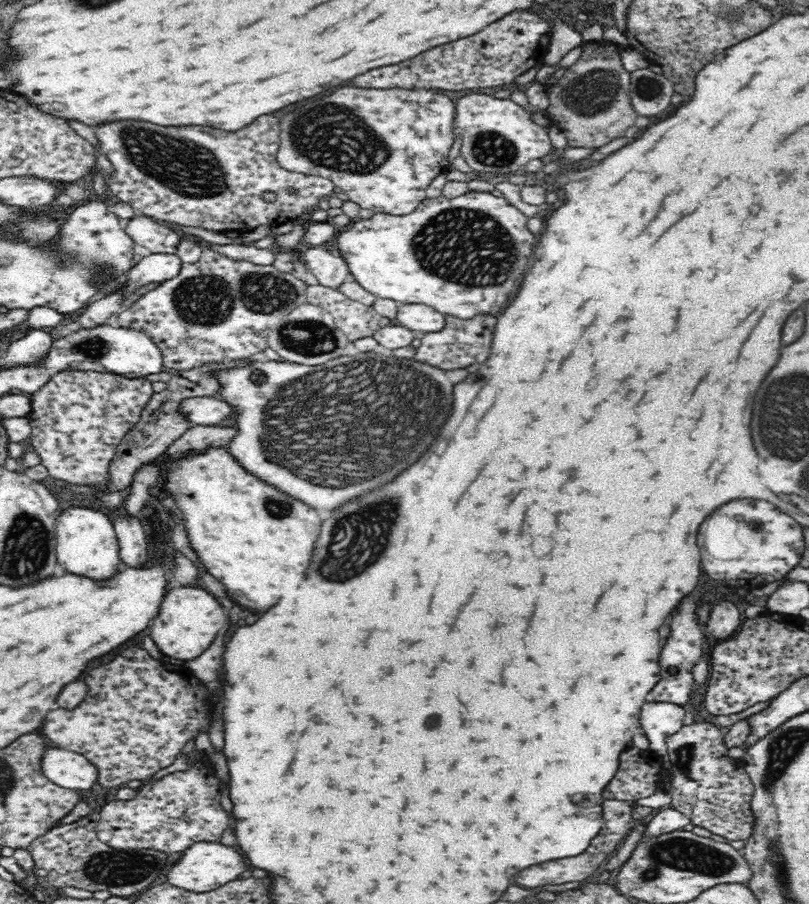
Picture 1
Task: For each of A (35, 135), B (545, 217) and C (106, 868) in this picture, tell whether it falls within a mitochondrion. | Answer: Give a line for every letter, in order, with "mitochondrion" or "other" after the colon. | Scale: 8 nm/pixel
A: other
B: other
C: mitochondrion

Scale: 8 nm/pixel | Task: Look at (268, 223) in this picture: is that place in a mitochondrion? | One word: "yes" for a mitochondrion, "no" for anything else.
no

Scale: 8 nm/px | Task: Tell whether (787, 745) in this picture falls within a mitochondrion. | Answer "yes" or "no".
yes

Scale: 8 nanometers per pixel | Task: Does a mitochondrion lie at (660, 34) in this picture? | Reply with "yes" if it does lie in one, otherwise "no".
no

